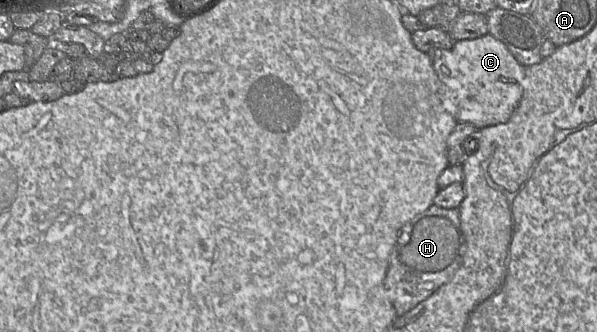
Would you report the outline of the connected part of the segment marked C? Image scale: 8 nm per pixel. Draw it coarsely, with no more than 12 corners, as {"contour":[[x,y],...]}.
{"contour":[[491,34],[427,53],[441,101],[477,129],[507,122],[525,66]]}

